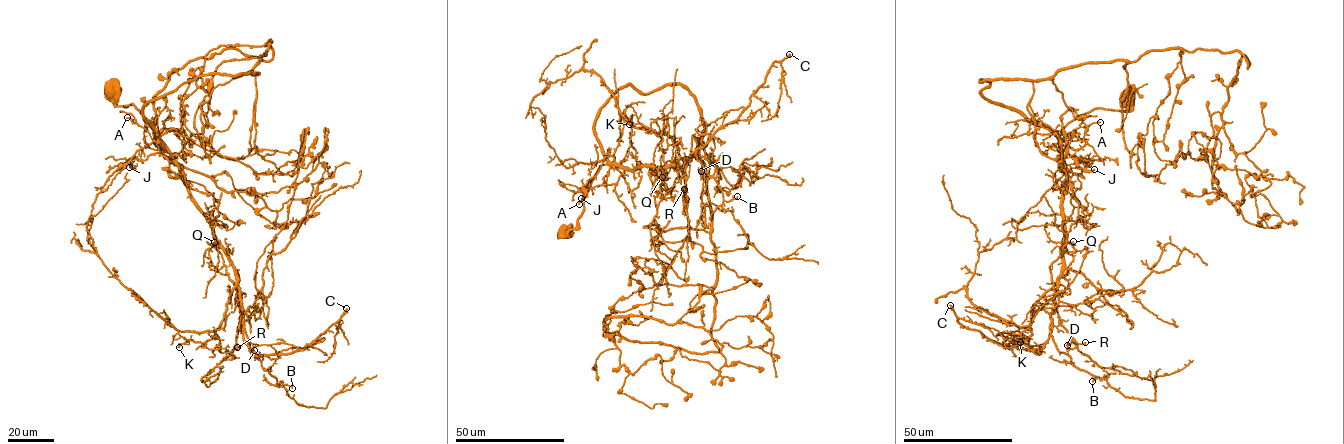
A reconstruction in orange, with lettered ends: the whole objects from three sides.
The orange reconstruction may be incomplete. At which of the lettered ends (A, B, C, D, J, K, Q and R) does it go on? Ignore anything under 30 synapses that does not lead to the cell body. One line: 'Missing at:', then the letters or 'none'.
Missing at: C

